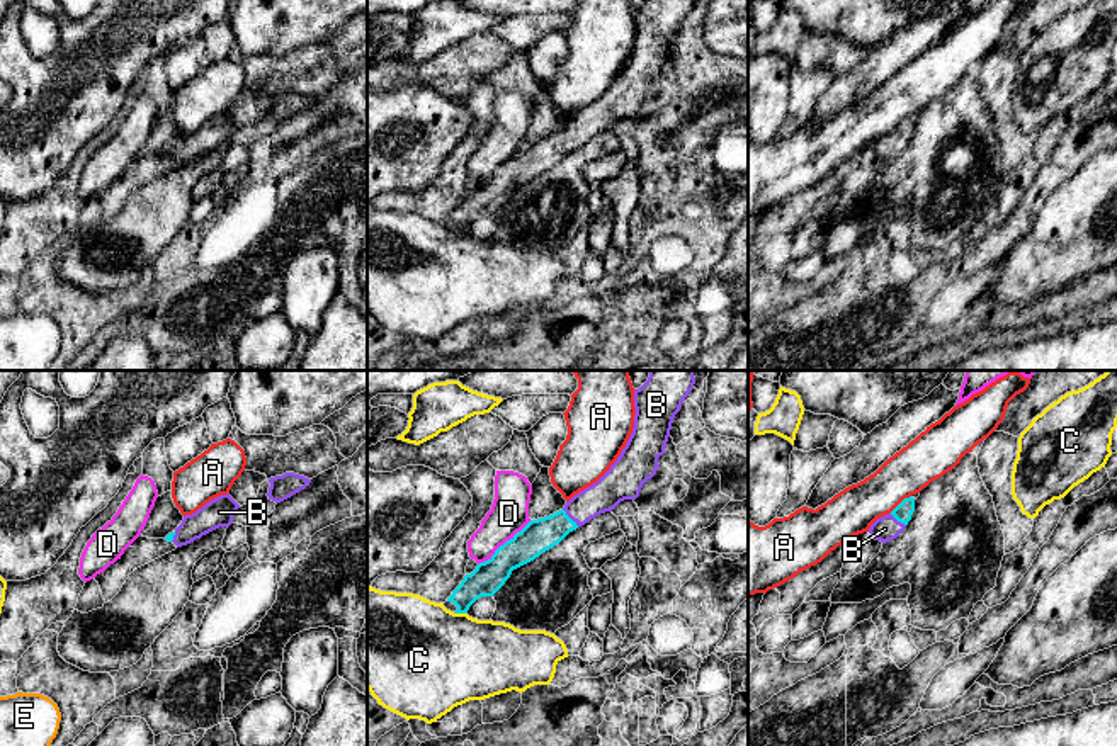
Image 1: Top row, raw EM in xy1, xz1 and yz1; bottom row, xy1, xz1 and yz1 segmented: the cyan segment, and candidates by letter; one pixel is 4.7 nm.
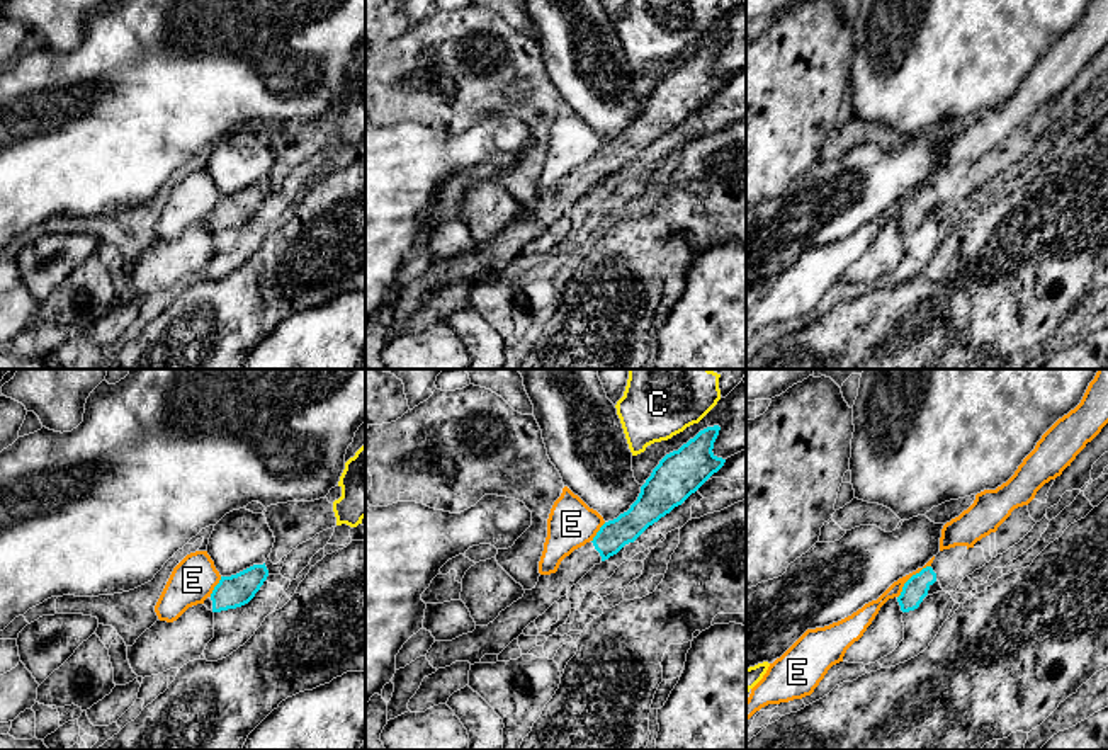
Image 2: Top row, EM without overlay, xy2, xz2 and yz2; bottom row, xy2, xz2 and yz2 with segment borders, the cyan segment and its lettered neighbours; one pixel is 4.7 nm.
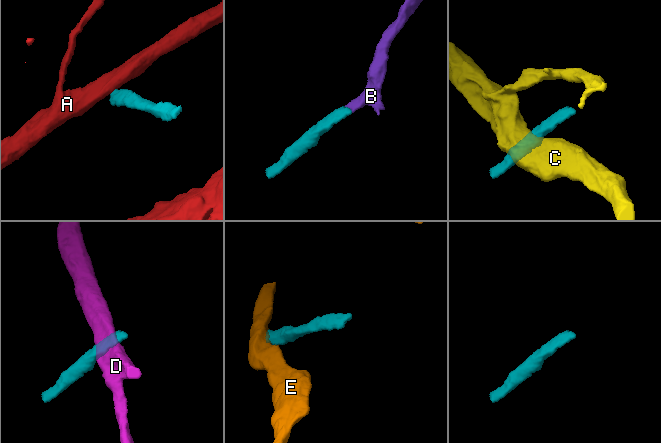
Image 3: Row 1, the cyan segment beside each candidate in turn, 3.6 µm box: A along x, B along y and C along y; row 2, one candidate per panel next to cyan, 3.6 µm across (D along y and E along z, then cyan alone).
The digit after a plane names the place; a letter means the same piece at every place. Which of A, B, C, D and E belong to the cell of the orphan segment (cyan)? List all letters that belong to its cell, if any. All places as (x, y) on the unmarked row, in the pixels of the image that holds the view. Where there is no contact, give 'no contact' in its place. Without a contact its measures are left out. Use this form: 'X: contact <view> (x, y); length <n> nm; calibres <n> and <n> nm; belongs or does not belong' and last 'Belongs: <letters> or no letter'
A: contact yz1 (901, 121); length 130 nm; calibres 90 and 220 nm; does not belong
B: contact xz1 (568, 136); length 120 nm; calibres 160 and 150 nm; belongs
C: contact xz1 (459, 231); length 70 nm; calibres 150 and 480 nm; does not belong
D: contact xz1 (505, 162); length 340 nm; calibres 160 and 180 nm; does not belong
E: contact yz2 (910, 198); length 220 nm; calibres 110 and 80 nm; does not belong
Belongs: B

